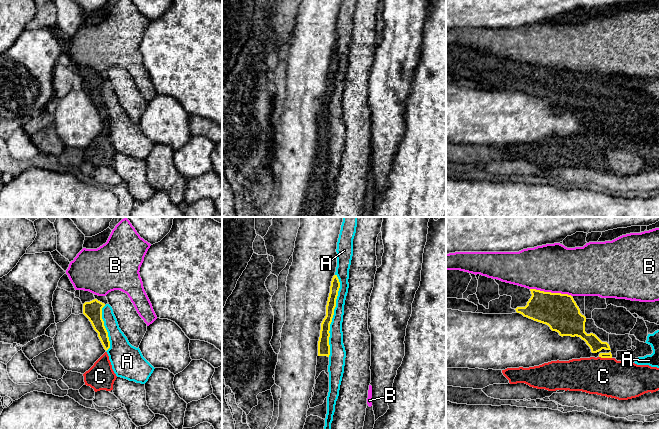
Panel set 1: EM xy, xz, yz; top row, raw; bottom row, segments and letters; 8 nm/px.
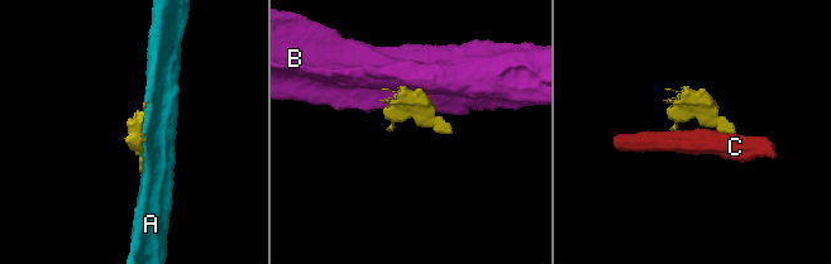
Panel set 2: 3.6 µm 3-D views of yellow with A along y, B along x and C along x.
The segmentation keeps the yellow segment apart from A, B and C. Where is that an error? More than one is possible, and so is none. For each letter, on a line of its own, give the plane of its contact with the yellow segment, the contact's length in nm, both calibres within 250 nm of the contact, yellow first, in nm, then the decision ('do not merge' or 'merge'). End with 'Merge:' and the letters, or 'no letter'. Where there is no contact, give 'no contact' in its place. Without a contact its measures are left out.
A: xz | 650 nm | 90/110 nm | do not merge
B: yz | 340 nm | 300/380 nm | do not merge
C: yz | 110 nm | 50/300 nm | do not merge
Merge: no letter

